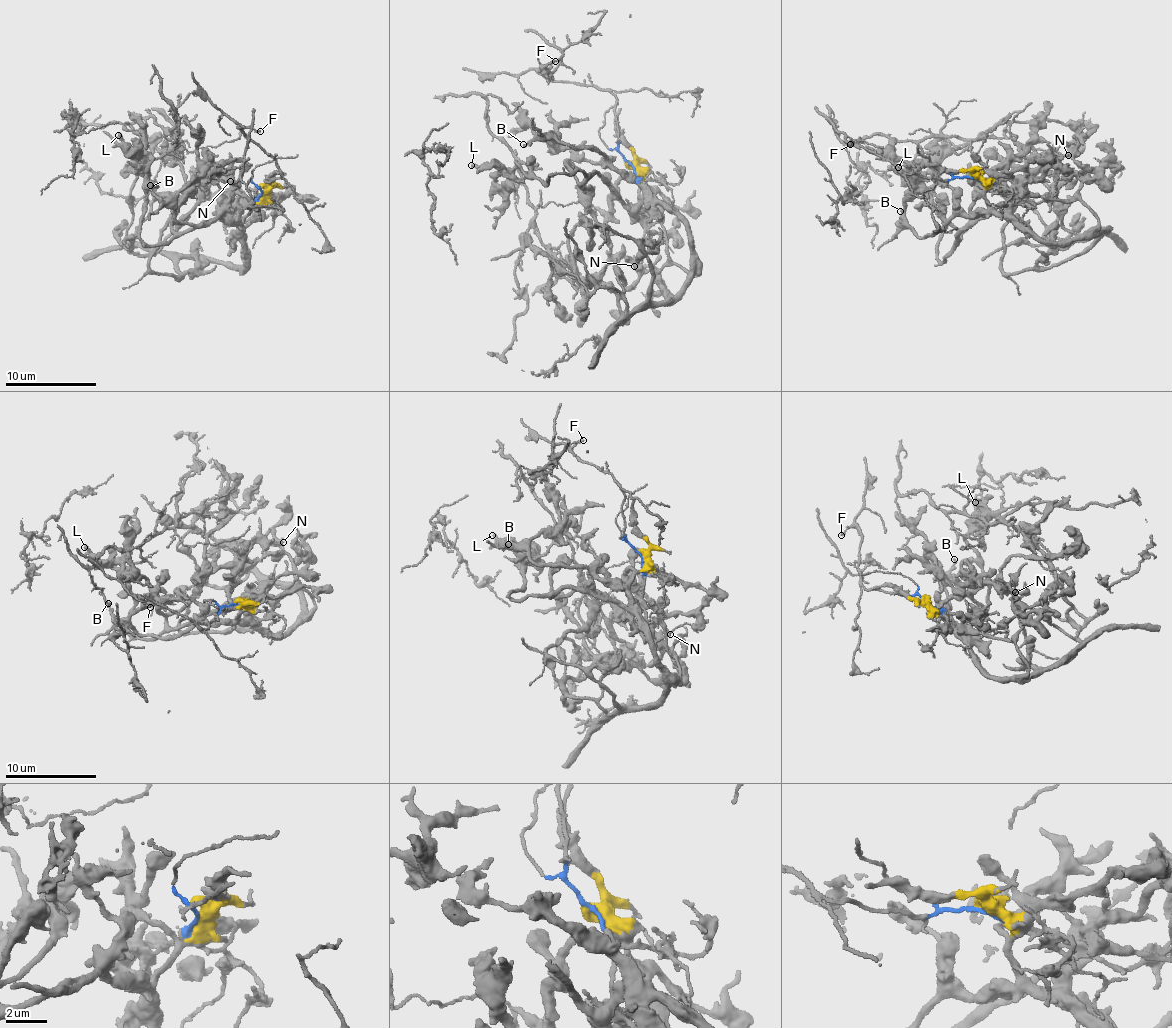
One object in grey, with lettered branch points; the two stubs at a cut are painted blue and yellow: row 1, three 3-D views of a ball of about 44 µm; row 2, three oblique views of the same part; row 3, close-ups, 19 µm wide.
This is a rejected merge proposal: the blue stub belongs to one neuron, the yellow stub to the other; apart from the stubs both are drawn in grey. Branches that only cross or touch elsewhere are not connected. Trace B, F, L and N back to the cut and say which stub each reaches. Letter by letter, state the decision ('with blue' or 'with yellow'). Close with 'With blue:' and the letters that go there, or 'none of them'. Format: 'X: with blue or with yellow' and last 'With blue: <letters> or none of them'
B: with yellow
F: with blue
L: with yellow
N: with yellow
With blue: F

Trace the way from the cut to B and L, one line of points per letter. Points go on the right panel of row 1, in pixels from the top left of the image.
B: (971, 176), (984, 187), (986, 209), (955, 216), (921, 238), (906, 229), (900, 210)
L: (971, 176), (997, 211), (1010, 203), (960, 230), (941, 262), (943, 218), (918, 179), (898, 168)

